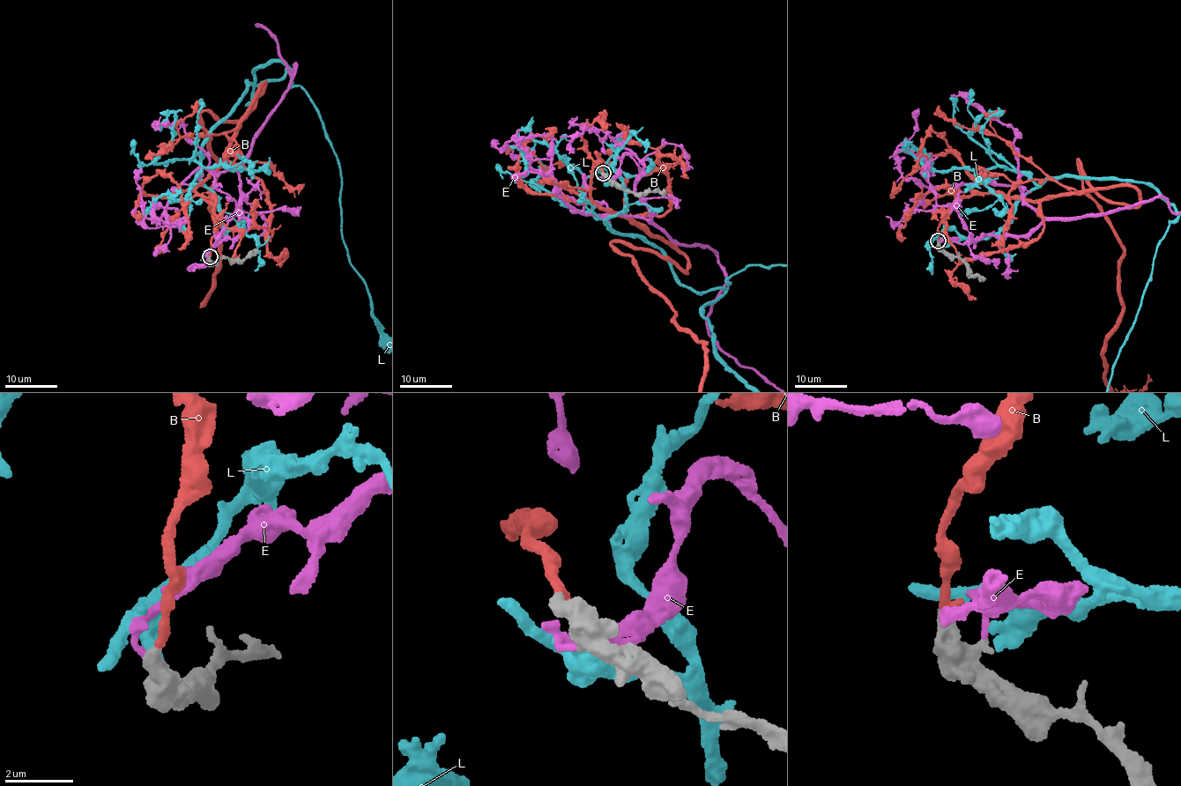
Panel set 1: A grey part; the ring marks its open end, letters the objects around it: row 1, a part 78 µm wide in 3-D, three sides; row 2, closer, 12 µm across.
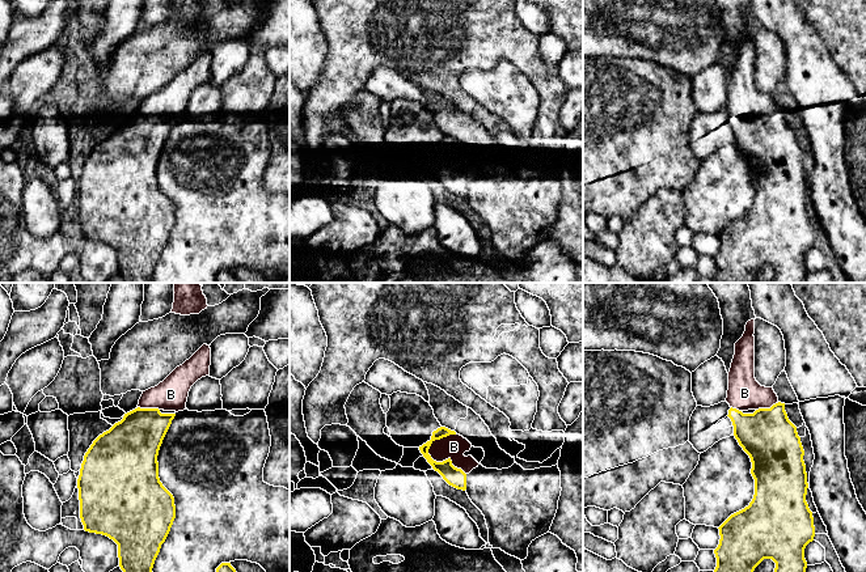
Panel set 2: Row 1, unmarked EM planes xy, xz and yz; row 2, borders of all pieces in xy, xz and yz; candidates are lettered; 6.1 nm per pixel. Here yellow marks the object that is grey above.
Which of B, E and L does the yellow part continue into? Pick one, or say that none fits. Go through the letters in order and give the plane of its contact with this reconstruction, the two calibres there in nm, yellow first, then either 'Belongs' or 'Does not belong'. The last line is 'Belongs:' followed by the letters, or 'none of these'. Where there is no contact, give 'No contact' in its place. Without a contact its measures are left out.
B: Touches yellow in xz. Thickness 120 nm (yellow) against 150 nm. Belongs
E: No contact. Does not belong
L: No contact. Does not belong
Belongs: B

